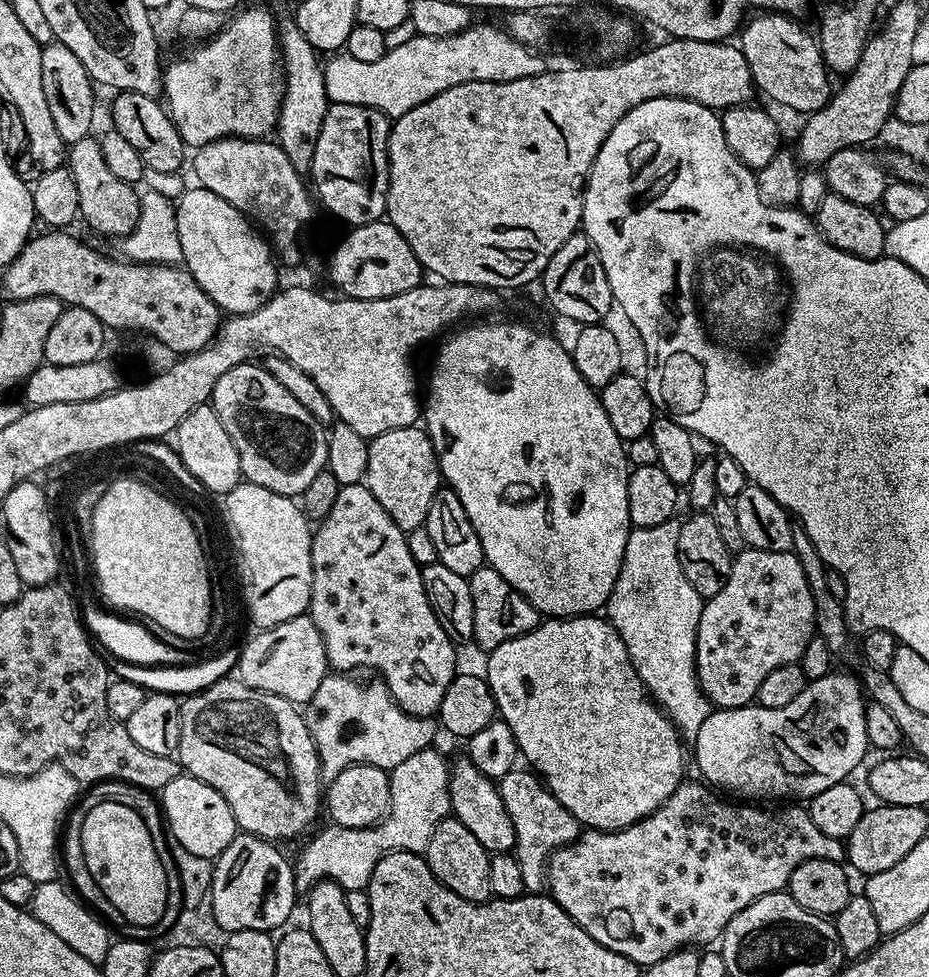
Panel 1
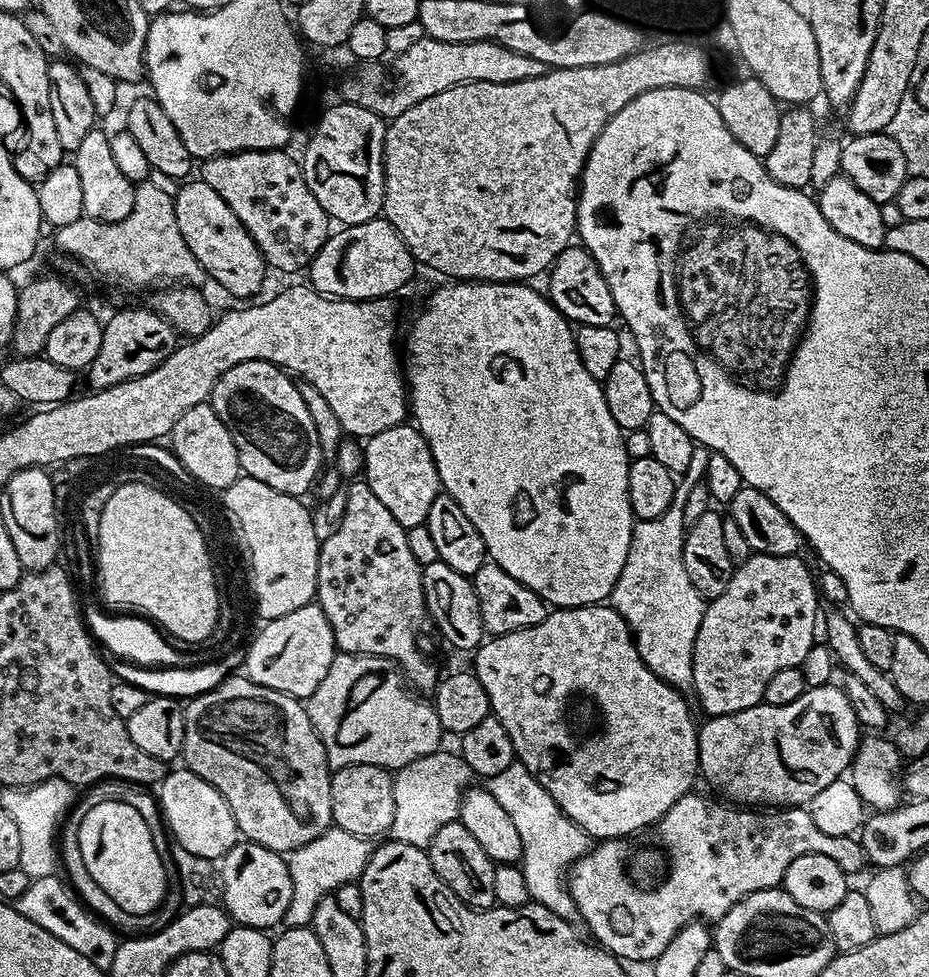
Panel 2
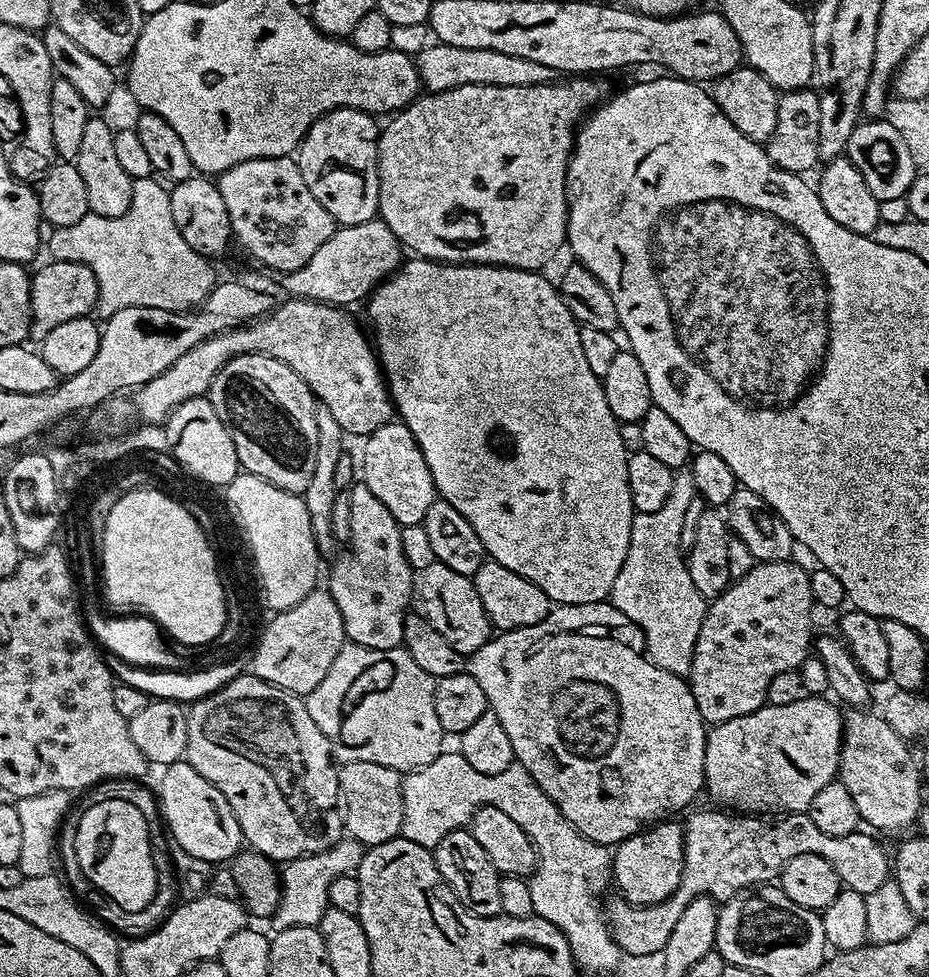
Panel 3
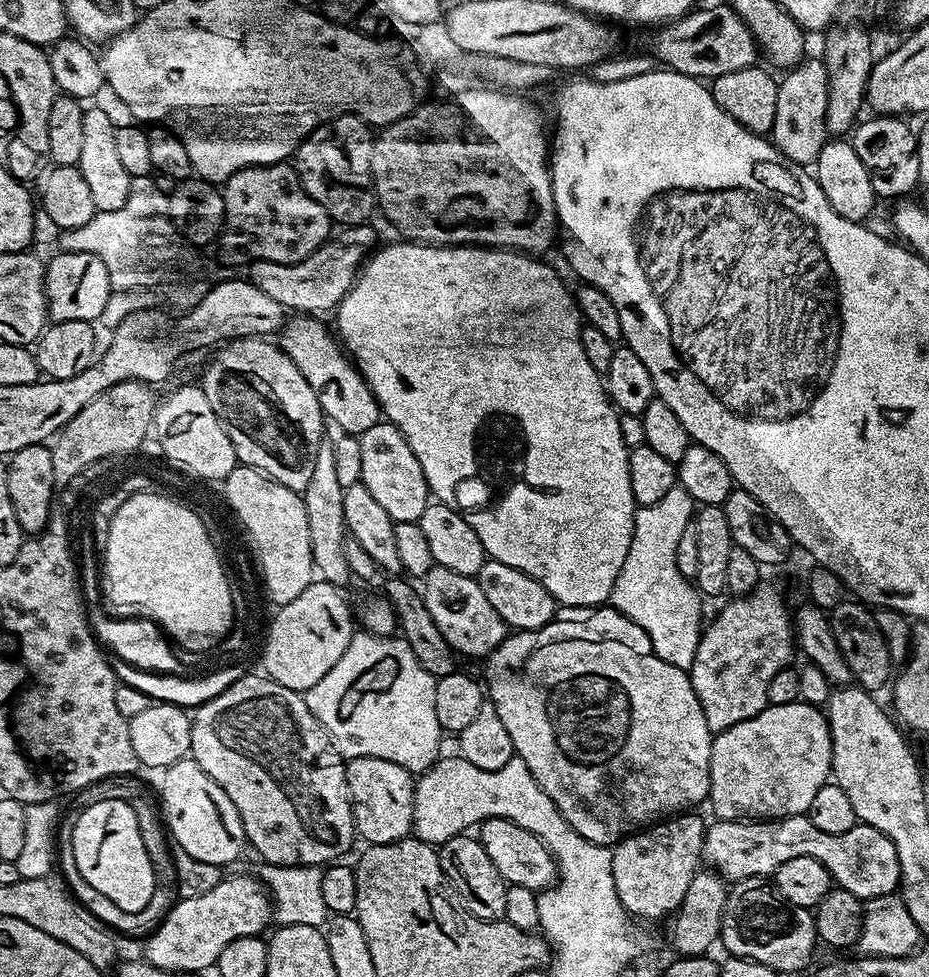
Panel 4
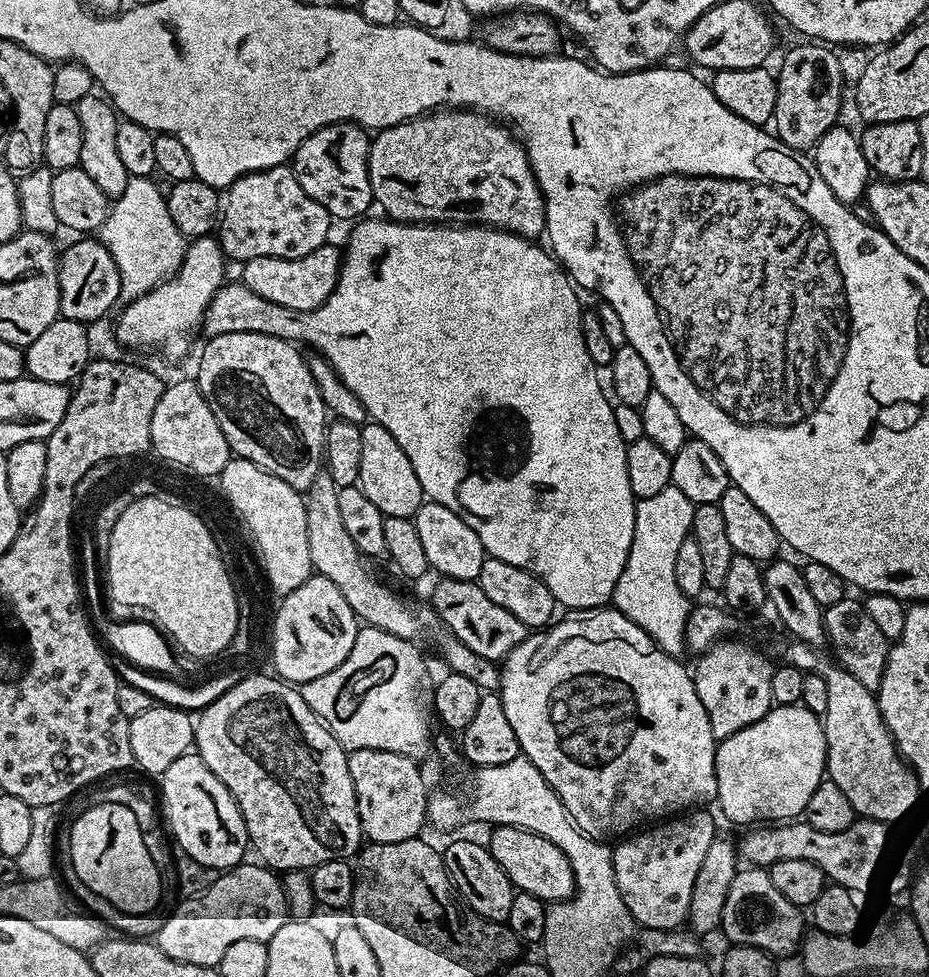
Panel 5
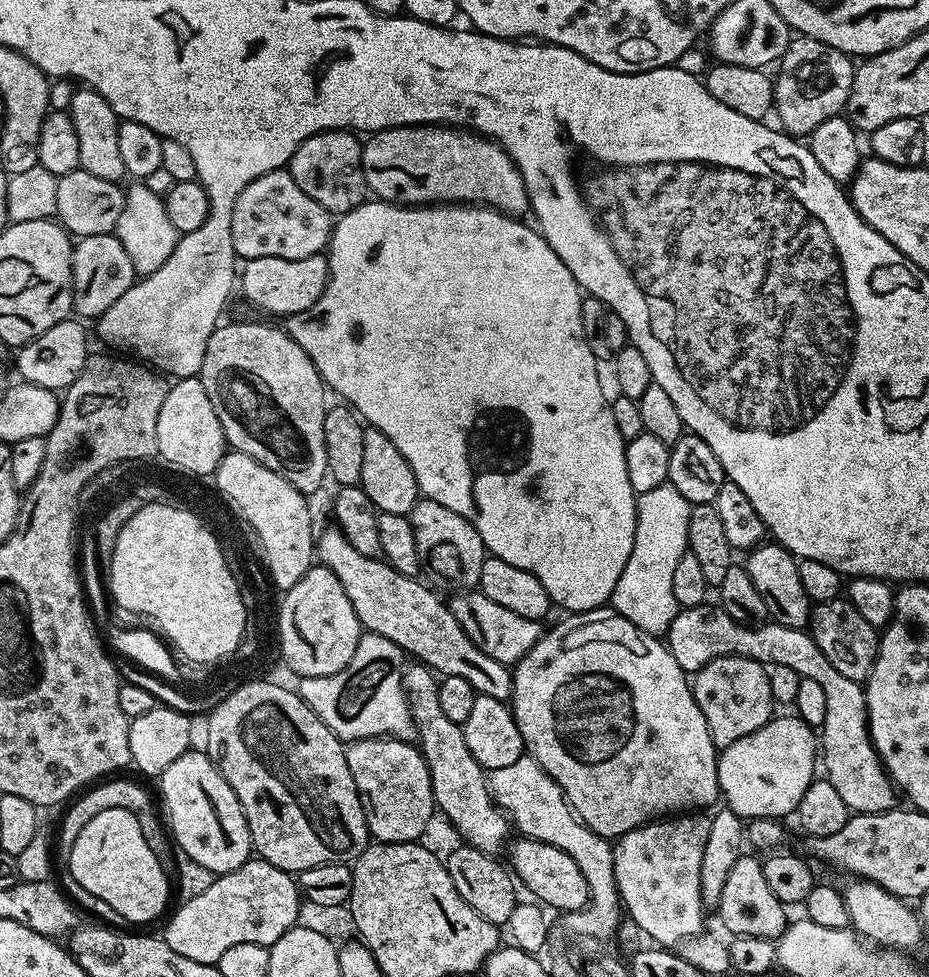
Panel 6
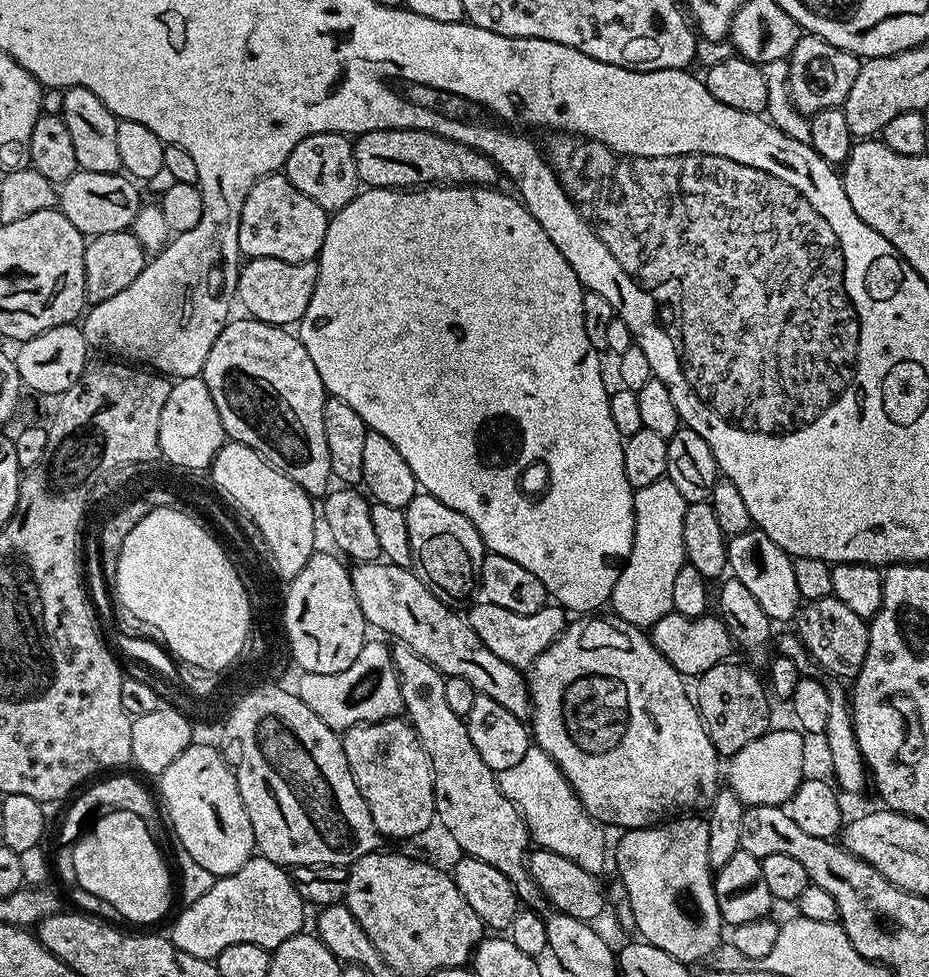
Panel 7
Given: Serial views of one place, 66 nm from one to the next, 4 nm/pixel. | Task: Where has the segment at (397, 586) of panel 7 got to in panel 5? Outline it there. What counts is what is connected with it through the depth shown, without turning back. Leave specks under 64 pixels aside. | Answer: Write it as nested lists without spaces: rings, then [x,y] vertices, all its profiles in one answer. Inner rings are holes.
[[[322,470],[303,493],[304,505],[306,506],[306,539],[310,545],[310,562],[312,563],[313,573],[322,578],[330,578],[330,582],[334,582],[334,586],[338,586],[342,598],[346,598],[346,602],[350,602],[350,610],[354,610],[357,621],[370,627],[377,627],[378,630],[384,630],[387,634],[396,635],[400,639],[413,642],[425,640],[426,643],[433,644],[440,651],[441,658],[449,664],[447,667],[451,671],[470,678],[470,682],[474,682],[474,686],[478,686],[482,690],[499,689],[500,668],[497,661],[482,658],[478,654],[474,654],[474,650],[470,650],[470,646],[462,646],[462,642],[458,642],[455,634],[440,621],[438,613],[427,603],[419,604],[416,600],[407,600],[402,593],[387,588],[382,581],[375,580],[368,573],[368,568],[364,565],[366,563],[365,557],[358,550],[358,546],[354,546],[354,538],[350,538],[350,533],[347,532],[346,525],[342,522],[342,509],[338,507],[340,490],[340,487],[335,484],[332,473],[328,470]]]

